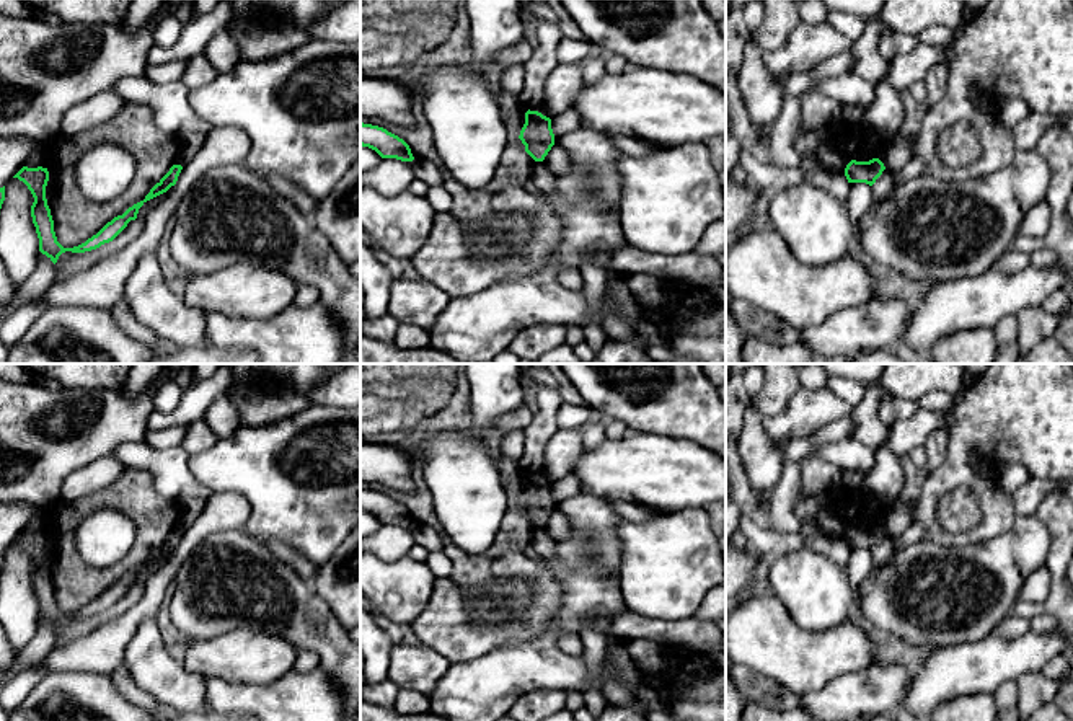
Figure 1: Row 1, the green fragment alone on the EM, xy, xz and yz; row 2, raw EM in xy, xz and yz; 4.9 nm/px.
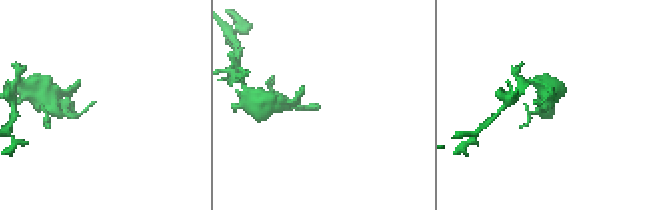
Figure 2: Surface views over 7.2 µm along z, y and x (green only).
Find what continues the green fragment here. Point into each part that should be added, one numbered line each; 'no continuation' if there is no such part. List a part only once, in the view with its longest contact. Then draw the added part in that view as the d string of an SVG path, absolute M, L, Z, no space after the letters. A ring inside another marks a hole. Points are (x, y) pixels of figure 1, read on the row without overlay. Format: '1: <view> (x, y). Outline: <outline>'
no continuation

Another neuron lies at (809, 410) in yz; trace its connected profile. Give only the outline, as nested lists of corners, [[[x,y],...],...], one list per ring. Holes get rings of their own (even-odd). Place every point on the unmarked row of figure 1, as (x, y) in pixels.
[[[828,387],[822,390],[799,388],[783,413],[763,418],[762,427],[770,439],[788,440],[809,436],[830,422],[846,419],[851,411],[853,406]]]

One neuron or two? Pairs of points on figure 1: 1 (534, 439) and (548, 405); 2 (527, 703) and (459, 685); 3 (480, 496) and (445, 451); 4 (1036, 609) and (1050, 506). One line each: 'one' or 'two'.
1: one
2: two
3: one
4: one

